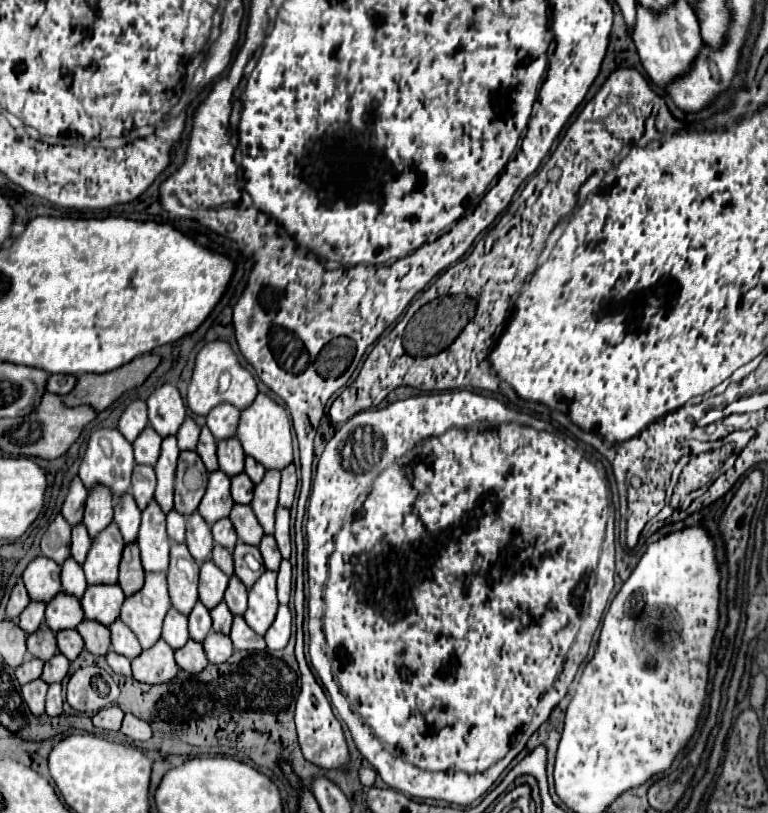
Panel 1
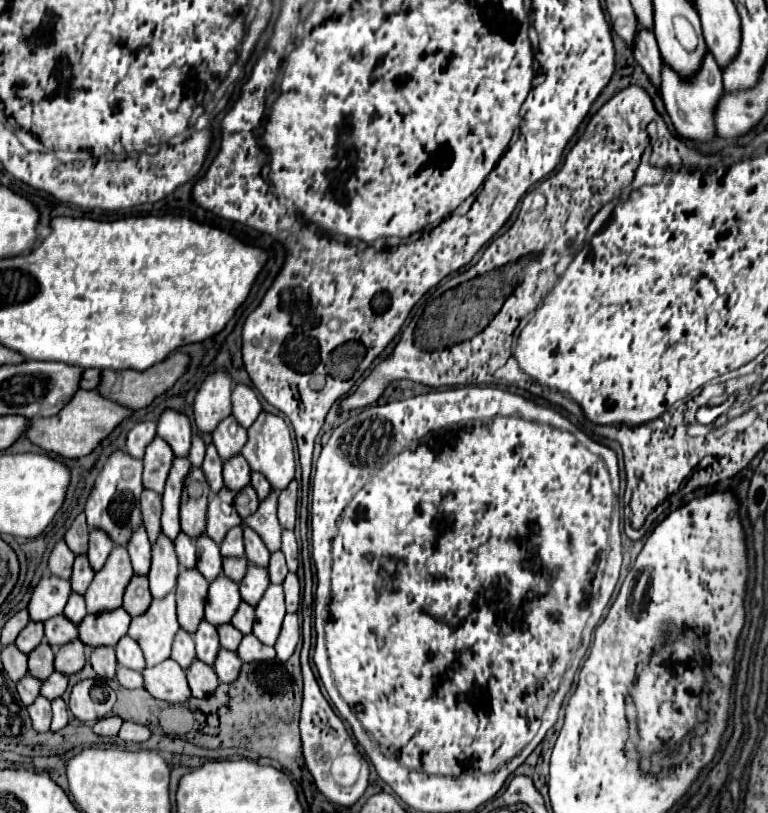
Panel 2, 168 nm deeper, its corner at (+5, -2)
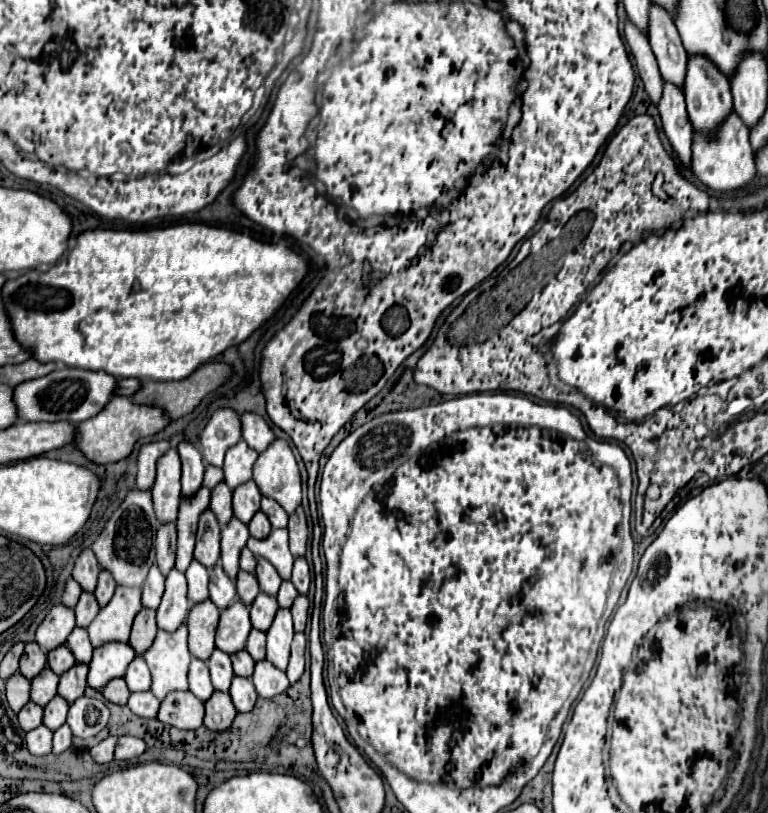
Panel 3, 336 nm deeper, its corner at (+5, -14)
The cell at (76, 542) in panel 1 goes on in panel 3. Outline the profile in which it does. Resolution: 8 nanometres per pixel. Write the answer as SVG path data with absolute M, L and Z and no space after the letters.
M82 591L80 599L78 599L78 605L74 607L76 611L76 625L78 627L88 627L88 623L96 617L96 611L98 611L98 601L94 597L94 593L88 593L88 591Z

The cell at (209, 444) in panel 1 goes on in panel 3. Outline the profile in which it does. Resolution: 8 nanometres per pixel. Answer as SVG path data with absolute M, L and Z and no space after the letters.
M220 481L214 489L212 489L212 497L210 497L210 509L214 511L218 523L228 523L228 517L232 517L232 489Z

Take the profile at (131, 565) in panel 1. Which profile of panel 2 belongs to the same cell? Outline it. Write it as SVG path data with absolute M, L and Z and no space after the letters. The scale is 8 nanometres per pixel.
M134 575L124 593L124 609L130 617L144 615L152 603L152 593L148 589L148 579L144 575Z

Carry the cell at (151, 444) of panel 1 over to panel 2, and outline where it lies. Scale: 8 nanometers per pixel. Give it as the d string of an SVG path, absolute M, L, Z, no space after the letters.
M156 437L144 455L144 487L150 491L164 491L164 479L168 479L168 467L172 467L172 447L164 443L164 439Z

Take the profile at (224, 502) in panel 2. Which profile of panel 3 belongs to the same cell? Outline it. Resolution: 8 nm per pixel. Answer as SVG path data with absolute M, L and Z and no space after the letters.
M232 517L224 527L222 527L222 541L220 541L220 561L222 561L222 567L226 571L226 575L230 579L236 577L238 573L238 557L240 557L240 551L242 547L246 545L250 533L248 533L248 527Z

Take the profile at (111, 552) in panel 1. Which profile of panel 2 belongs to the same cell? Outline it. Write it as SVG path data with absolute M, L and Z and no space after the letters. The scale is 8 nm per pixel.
M114 547L102 571L94 575L86 591L86 607L90 615L100 615L104 611L116 611L122 607L124 587L132 579L132 563L124 547Z

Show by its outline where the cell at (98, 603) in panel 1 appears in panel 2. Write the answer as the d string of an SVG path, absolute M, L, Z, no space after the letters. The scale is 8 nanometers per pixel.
M124 609L102 615L88 615L78 629L80 641L84 641L88 649L114 647L128 633L130 619L132 617Z

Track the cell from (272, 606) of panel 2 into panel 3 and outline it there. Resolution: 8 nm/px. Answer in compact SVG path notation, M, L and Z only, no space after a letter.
M278 609L270 629L266 631L266 659L282 671L288 665L292 635L294 629L292 629L290 609Z

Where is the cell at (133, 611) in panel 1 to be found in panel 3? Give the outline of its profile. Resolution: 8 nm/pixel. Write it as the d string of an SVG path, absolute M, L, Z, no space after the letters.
M180 625L176 631L158 629L154 643L142 653L150 673L152 673L152 693L158 699L164 699L168 691L188 689L188 663L192 659L186 645L186 625Z

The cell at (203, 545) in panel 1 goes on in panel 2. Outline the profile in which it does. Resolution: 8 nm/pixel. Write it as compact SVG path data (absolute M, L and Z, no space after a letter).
M202 535L196 539L196 549L198 549L198 571L208 579L216 579L222 573L222 555L220 547L208 539L208 535Z

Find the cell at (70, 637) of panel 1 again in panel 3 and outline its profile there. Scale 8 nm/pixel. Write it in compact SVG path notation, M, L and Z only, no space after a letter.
M76 663L72 665L64 675L60 675L60 683L58 683L58 693L68 701L76 701L78 697L82 697L84 689L86 689L86 673L88 673L88 665L84 663Z

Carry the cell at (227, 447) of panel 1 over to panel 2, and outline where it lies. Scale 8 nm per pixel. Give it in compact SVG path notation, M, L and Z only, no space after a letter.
M236 455L228 461L224 461L224 483L232 493L238 493L244 487L248 487L250 475L252 475L252 471L242 455Z

